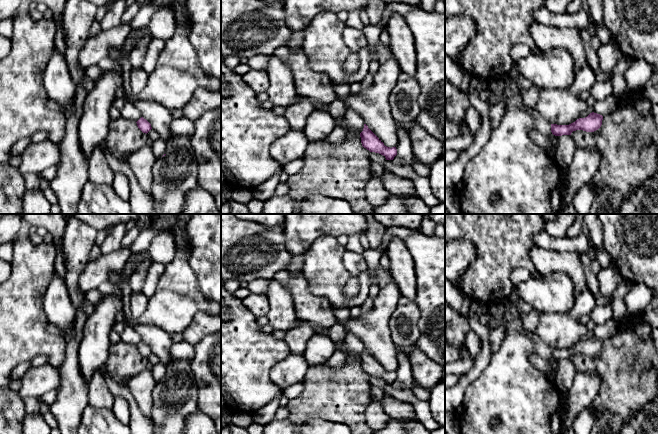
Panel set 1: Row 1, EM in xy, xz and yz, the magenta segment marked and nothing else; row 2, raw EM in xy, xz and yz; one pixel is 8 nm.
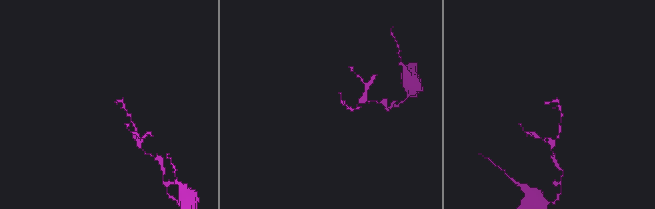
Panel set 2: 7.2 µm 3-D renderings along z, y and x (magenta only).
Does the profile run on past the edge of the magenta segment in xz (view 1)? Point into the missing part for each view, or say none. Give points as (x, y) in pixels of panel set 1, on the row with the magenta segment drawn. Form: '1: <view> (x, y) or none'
1: none

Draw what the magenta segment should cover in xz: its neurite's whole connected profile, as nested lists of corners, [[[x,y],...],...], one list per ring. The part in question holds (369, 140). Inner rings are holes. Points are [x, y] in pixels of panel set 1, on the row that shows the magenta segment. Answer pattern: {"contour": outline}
{"contour": [[[364,124],[363,131],[360,133],[361,143],[370,152],[383,155],[386,160],[393,160],[397,155],[396,147],[387,147],[384,143]]]}

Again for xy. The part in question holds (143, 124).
{"contour": [[[141,117],[136,123],[137,123],[138,128],[143,133],[147,134],[152,129],[151,124],[143,117]]]}

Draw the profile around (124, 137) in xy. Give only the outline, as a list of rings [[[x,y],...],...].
[[[124,118],[112,120],[108,126],[107,150],[117,159],[124,158],[150,143],[137,123]]]

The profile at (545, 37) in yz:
[[[534,22],[530,26],[530,33],[535,46],[541,51],[555,47],[566,49],[573,57],[575,74],[586,65],[587,57],[579,29],[573,27],[557,28]]]

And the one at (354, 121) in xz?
[[[346,109],[343,118],[348,129],[358,132],[359,134],[363,131],[365,123],[358,113],[354,112],[353,110]]]

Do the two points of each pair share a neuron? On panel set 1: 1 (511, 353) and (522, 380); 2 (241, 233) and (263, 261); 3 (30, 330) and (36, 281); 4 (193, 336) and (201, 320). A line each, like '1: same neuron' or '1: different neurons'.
1: same neuron
2: same neuron
3: same neuron
4: same neuron

